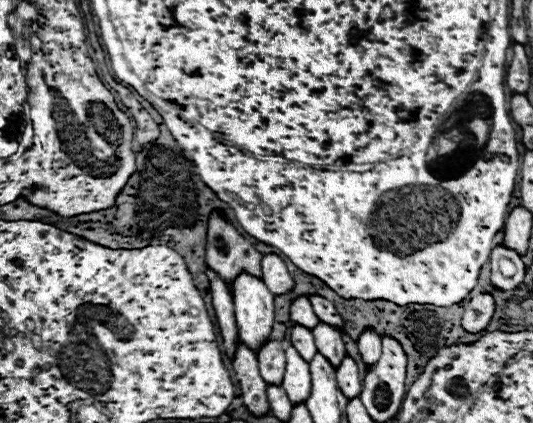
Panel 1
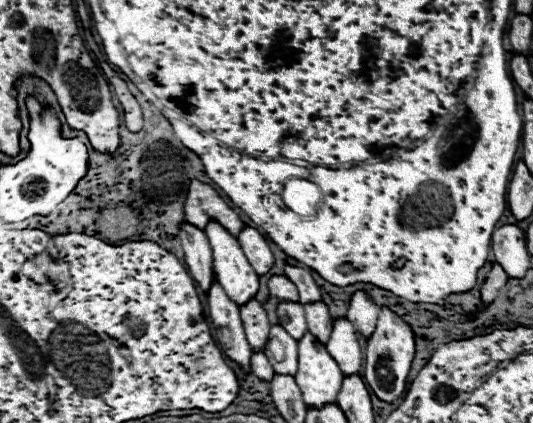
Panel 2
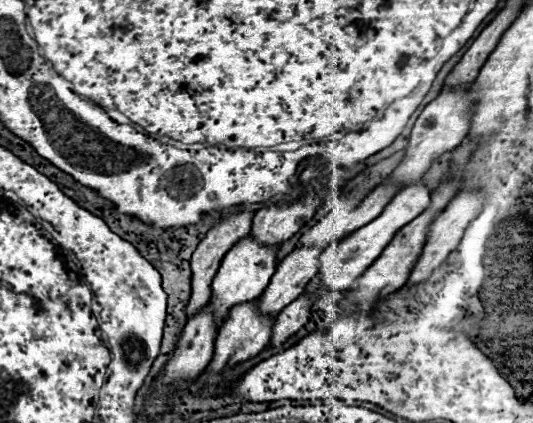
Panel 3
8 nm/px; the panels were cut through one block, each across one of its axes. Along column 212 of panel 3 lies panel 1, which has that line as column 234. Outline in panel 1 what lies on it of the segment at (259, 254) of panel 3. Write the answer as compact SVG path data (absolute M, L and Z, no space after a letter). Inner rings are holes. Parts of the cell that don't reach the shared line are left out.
M240 272L232 282L232 298L238 336L248 348L258 352L274 326L274 296L260 278Z

